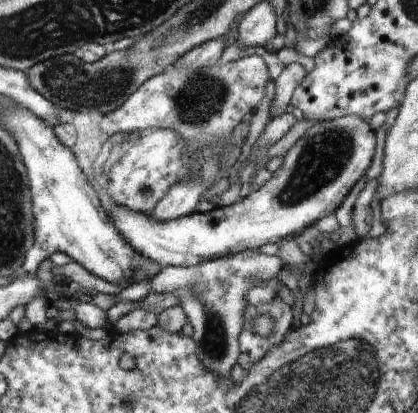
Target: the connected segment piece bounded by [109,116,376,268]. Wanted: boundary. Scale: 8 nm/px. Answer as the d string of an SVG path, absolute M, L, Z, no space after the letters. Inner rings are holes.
M342 116L330 121L320 121L296 140L290 148L283 163L272 178L262 186L253 187L251 194L231 206L214 207L208 212L194 211L190 216L182 216L178 220L160 222L149 214L130 212L124 206L112 208L112 220L120 232L124 232L124 240L136 248L148 261L158 263L162 268L168 265L194 266L204 261L230 257L243 250L258 250L264 244L279 244L284 240L294 240L303 233L312 233L316 222L330 216L340 208L346 196L356 182L364 176L372 164L376 149L376 131L368 120L358 116Z

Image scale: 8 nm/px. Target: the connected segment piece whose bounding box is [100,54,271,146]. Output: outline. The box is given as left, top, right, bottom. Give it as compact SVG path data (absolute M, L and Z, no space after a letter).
M251 55L226 64L218 64L212 68L190 70L182 68L177 62L163 70L160 74L149 78L142 87L112 114L106 114L100 122L100 130L108 136L120 132L143 131L146 128L172 128L188 146L210 146L233 132L234 127L242 121L246 114L253 113L255 108L264 100L266 84L271 81L268 66L259 55Z

